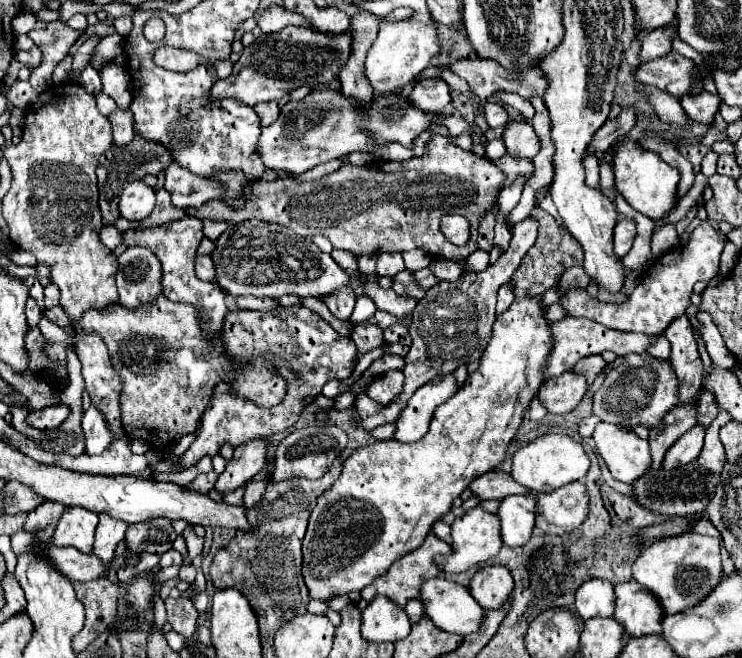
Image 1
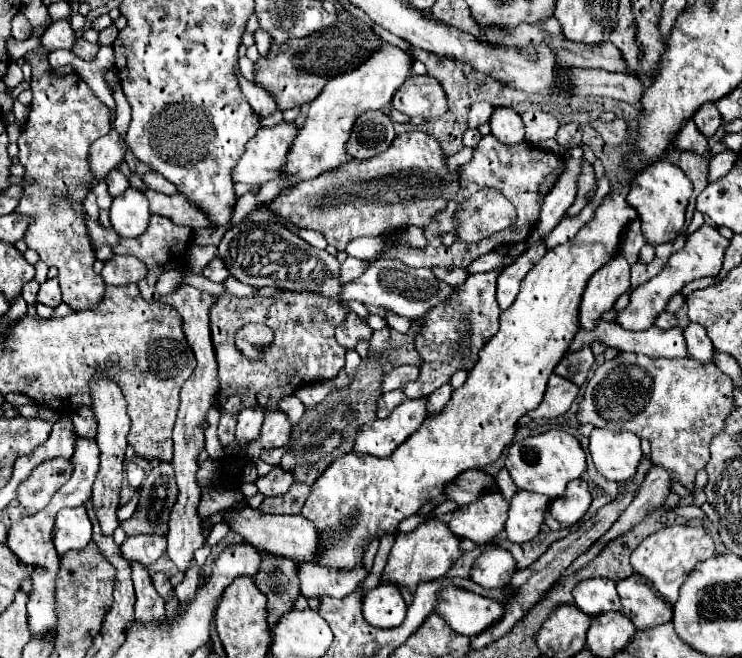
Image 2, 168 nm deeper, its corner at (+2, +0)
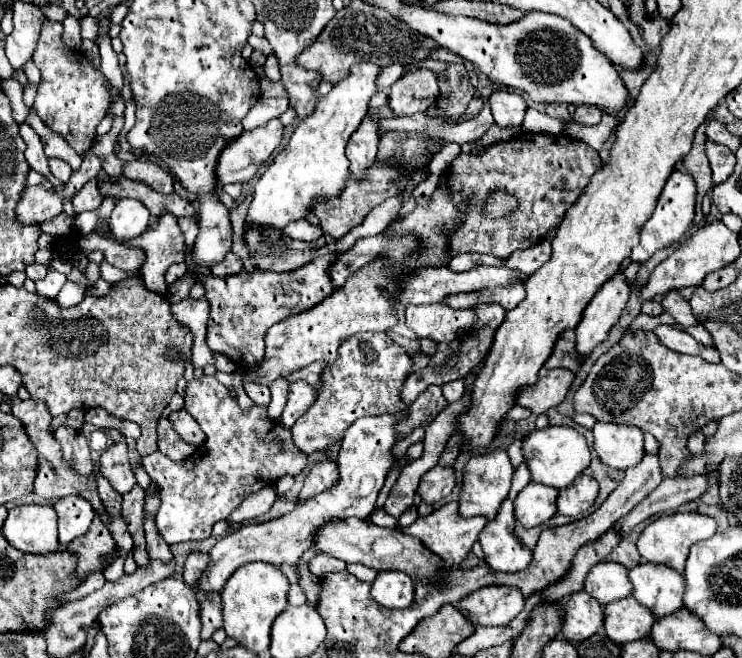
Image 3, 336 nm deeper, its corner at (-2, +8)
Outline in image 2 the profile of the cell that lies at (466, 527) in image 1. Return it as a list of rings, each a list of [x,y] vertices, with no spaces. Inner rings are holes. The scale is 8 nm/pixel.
[[[499,489],[485,491],[477,501],[461,505],[453,513],[449,527],[455,535],[467,537],[483,545],[501,535],[507,511],[509,511],[509,501],[501,495]]]

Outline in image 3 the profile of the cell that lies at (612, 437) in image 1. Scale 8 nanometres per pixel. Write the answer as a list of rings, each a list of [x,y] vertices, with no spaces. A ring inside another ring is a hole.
[[[595,423],[593,427],[595,443],[599,459],[613,469],[629,469],[635,467],[645,451],[643,451],[643,431],[633,425],[617,425],[617,423]]]

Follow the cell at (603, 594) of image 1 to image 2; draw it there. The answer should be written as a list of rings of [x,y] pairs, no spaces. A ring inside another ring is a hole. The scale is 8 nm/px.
[[[609,579],[581,581],[573,589],[573,597],[575,597],[575,605],[591,617],[607,611],[621,611],[621,601],[615,591],[615,581]]]

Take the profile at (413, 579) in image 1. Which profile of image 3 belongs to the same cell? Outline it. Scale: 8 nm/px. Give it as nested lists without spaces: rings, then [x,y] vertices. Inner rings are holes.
[[[447,503],[447,505],[437,507],[433,513],[425,515],[425,517],[419,517],[413,525],[403,527],[401,533],[417,537],[431,553],[435,553],[441,559],[441,567],[453,569],[453,567],[459,567],[459,563],[467,557],[467,553],[471,551],[471,545],[475,543],[477,535],[485,527],[485,523],[487,523],[485,517],[461,519],[459,513],[457,513],[457,503]]]

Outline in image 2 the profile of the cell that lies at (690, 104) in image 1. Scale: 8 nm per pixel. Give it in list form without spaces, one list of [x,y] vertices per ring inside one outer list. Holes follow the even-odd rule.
[[[705,103],[695,115],[693,115],[693,121],[697,123],[697,129],[707,137],[711,139],[715,135],[715,131],[721,127],[721,115],[717,113],[717,107],[713,103]]]

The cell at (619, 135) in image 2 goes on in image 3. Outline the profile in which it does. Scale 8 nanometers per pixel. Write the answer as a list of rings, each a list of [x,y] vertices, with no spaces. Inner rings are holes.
[[[579,105],[579,107],[575,109],[575,113],[573,113],[573,121],[579,121],[579,123],[583,123],[583,125],[595,125],[595,123],[599,123],[601,113],[599,113],[599,111],[593,111],[595,115],[591,115],[591,109],[595,109],[595,107]]]

